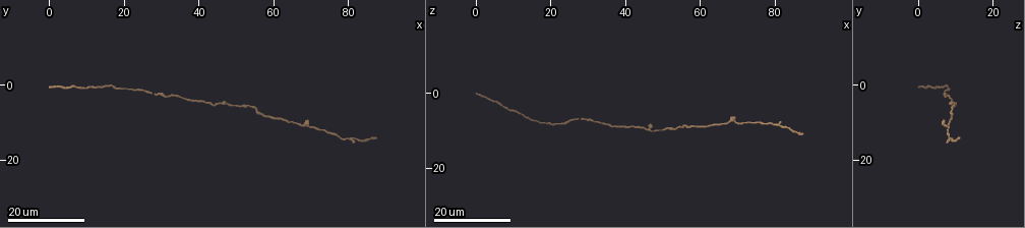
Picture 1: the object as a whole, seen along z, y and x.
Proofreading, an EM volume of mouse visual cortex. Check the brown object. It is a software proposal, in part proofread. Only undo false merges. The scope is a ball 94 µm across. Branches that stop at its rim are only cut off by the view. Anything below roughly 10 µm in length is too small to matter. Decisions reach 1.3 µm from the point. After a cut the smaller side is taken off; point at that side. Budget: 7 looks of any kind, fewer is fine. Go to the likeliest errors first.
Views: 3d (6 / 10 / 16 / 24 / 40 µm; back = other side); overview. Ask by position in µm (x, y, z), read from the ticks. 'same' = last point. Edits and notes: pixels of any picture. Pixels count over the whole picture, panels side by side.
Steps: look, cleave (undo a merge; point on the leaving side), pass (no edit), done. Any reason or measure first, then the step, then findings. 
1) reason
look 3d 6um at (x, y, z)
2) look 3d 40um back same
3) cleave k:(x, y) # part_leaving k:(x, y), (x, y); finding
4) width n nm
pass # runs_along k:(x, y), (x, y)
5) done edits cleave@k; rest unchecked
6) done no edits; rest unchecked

thin arm on a thick one
look 3d 24um at (68.5, 10.5, 7.5)

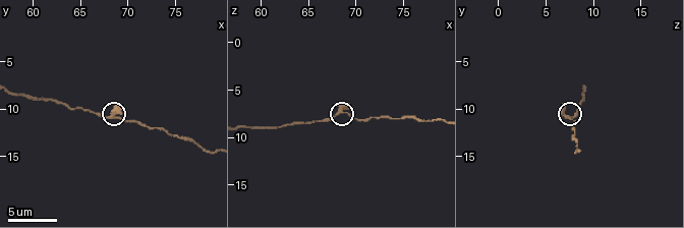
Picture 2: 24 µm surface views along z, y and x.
look 3d 6um at (68.0, 10.8, 7.2)

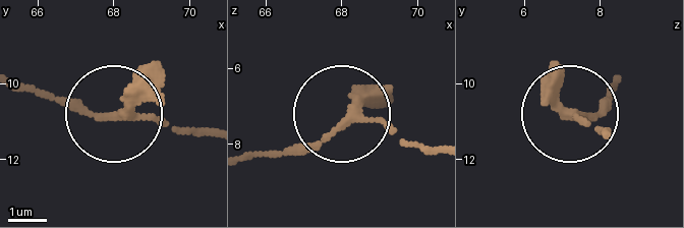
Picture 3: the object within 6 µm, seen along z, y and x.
look 3d 6um back at (68.20, 10.85, 7.30)

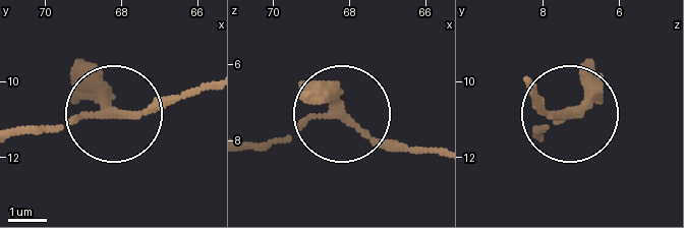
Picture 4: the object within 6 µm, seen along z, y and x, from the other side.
arms 3
pass # one neuron here

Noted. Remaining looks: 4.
sudden change in width
look 3d 24um at (55.0, 6.5, 9.5)

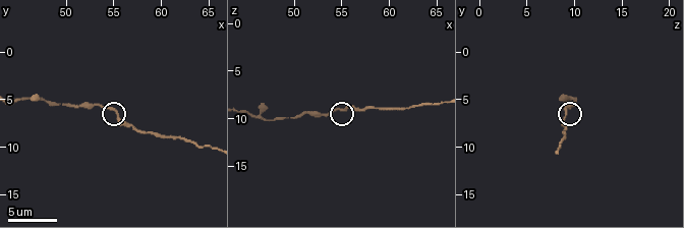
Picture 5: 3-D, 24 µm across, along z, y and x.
look 3d 10um at (55.2, 6.2, 9.2)

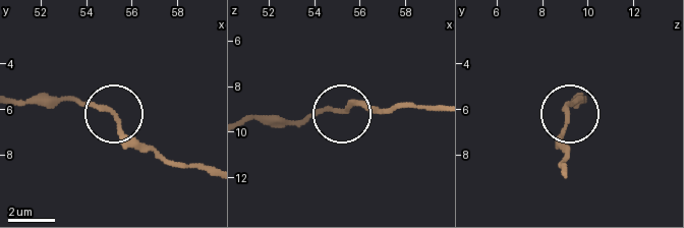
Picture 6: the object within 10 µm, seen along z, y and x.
width 160 nm
pass # continuous, no second neuron

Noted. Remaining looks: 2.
sudden change in width
look 3d 10um at (76.8, 13.4, 8.0)

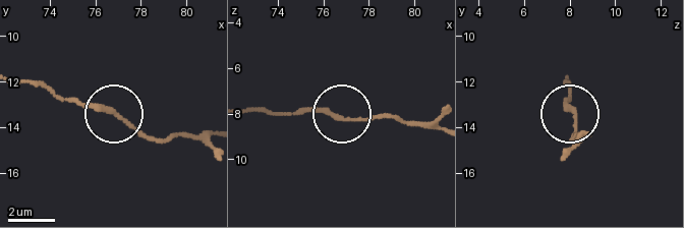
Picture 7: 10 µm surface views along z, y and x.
pass # runs_along 7:(245, 109), (280, 115), (321, 109), (356, 121), (384, 115); all the same neuron

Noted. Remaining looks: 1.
done no edits; rest unchecked

